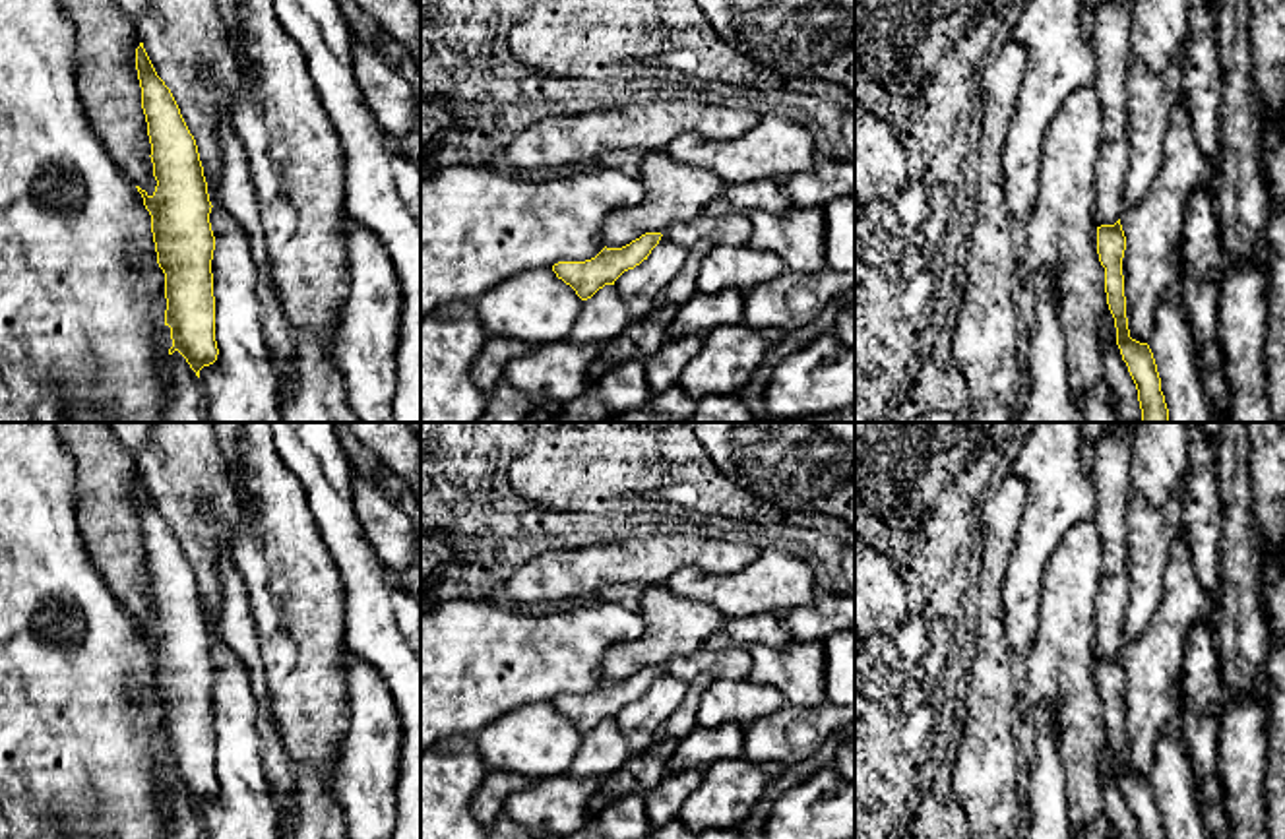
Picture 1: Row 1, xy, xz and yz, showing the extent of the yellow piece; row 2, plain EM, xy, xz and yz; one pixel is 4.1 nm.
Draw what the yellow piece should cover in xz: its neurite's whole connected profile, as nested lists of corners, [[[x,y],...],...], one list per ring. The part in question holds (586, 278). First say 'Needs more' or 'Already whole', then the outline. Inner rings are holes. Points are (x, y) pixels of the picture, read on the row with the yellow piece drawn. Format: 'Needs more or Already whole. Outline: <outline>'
Already whole. Outline: [[[645,233],[622,248],[603,248],[595,258],[585,262],[558,262],[552,271],[570,285],[581,300],[591,298],[605,285],[628,269],[640,265],[659,244],[661,233]]]

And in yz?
Already whole. Outline: [[[1120,219],[1114,225],[1097,227],[1097,254],[1105,267],[1107,304],[1114,318],[1116,345],[1138,389],[1142,422],[1169,422],[1153,353],[1147,343],[1130,337],[1122,275],[1124,250],[1126,236]]]

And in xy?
Already whole. Outline: [[[143,43],[136,48],[136,70],[157,180],[151,196],[136,188],[151,215],[157,264],[165,273],[165,326],[171,327],[172,339],[169,355],[178,351],[200,378],[200,370],[213,364],[219,355],[211,273],[213,205],[196,140]]]

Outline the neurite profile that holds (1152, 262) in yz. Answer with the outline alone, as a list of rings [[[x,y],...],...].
[[[1182,95],[1180,103],[1171,112],[1165,136],[1163,167],[1147,198],[1134,207],[1124,207],[1120,215],[1120,225],[1126,236],[1126,250],[1122,258],[1126,318],[1130,337],[1140,343],[1151,341],[1159,298],[1167,287],[1176,285],[1180,279],[1182,231],[1190,200],[1202,184],[1213,182],[1215,176],[1217,163],[1213,163],[1202,149]]]

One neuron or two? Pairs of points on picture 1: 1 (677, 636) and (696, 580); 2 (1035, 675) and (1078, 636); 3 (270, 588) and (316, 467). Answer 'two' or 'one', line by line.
1: two
2: one
3: two

